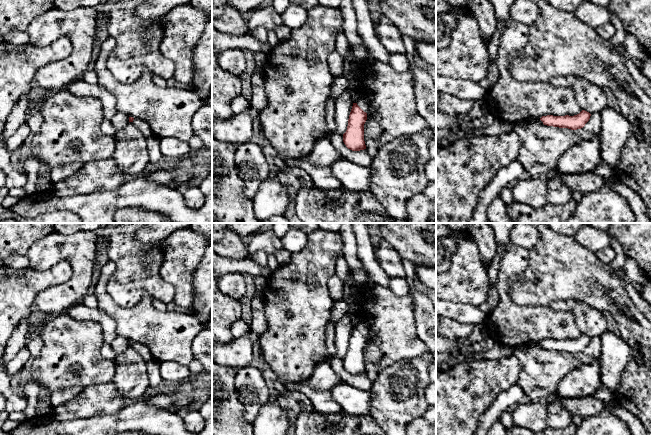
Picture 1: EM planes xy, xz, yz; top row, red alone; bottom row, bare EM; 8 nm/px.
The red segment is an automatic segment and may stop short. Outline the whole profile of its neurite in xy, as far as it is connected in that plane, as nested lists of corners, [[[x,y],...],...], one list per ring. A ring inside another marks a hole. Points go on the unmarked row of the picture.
[[[129,341],[129,346],[132,346],[142,356],[146,363],[153,360],[153,356],[147,346],[133,341]]]

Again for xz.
[[[369,320],[360,322],[353,327],[346,356],[343,358],[343,366],[352,375],[366,373],[364,365],[364,348],[367,344],[369,332]]]

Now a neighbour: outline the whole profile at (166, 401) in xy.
[[[161,393],[152,395],[150,399],[145,400],[146,402],[152,403],[154,406],[165,409],[172,412],[179,412],[177,409],[176,403],[177,400],[168,393]]]

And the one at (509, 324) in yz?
[[[508,242],[500,262],[495,284],[499,303],[486,315],[489,336],[497,345],[515,349],[542,340],[574,340],[582,333],[571,311],[550,307],[518,305],[510,297],[509,282],[522,276],[530,260],[529,250]]]

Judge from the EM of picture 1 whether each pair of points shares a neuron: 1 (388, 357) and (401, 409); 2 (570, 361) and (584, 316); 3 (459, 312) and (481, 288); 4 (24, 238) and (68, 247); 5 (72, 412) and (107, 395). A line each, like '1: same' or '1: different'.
1: different
2: different
3: different
4: different
5: same

